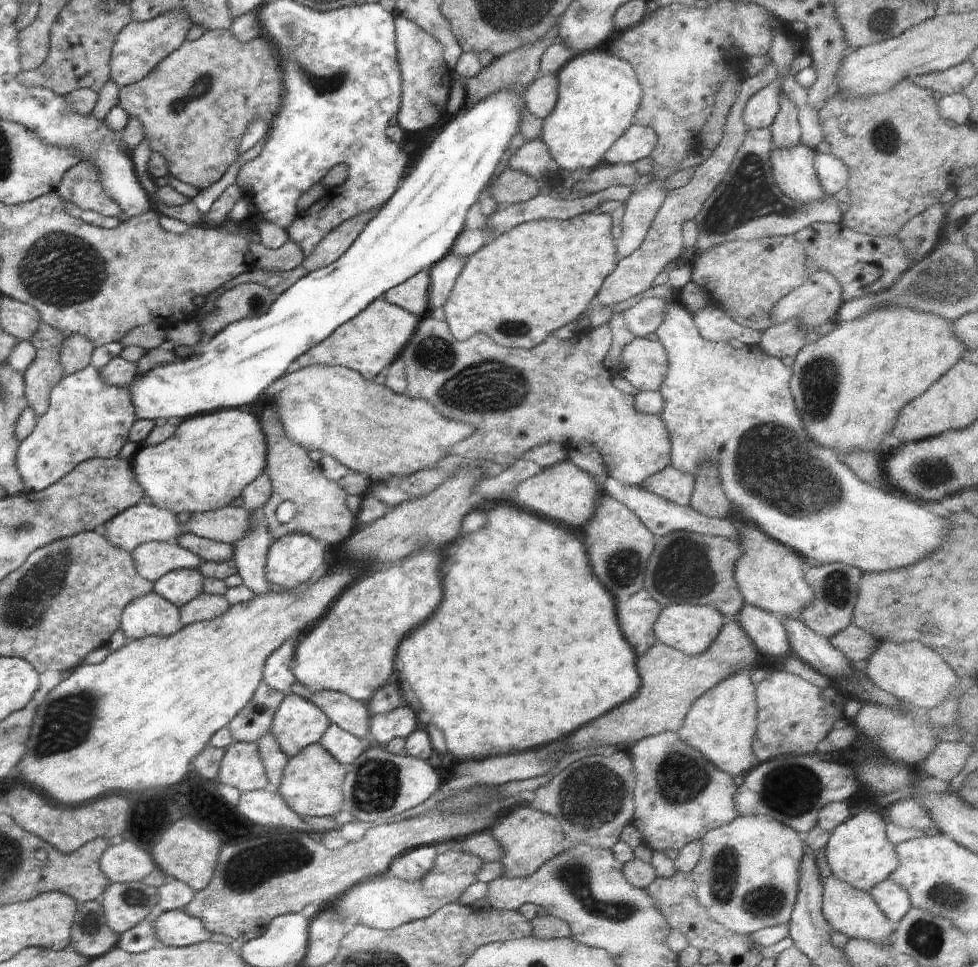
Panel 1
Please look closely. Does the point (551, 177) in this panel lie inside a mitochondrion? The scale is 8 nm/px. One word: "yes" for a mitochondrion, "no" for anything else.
yes

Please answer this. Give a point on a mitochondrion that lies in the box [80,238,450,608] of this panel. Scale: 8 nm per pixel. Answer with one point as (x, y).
(255, 303)

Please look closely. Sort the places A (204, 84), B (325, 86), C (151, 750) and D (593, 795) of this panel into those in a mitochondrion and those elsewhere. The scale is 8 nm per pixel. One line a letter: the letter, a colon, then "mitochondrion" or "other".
A: mitochondrion
B: mitochondrion
C: other
D: mitochondrion

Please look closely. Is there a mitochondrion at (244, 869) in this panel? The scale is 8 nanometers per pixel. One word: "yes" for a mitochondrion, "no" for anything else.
yes

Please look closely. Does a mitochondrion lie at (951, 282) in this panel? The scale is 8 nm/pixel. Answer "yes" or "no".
yes

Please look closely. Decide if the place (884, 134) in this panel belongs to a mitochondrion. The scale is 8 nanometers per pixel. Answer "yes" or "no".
yes

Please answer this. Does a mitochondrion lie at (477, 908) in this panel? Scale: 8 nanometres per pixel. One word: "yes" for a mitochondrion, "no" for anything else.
no

